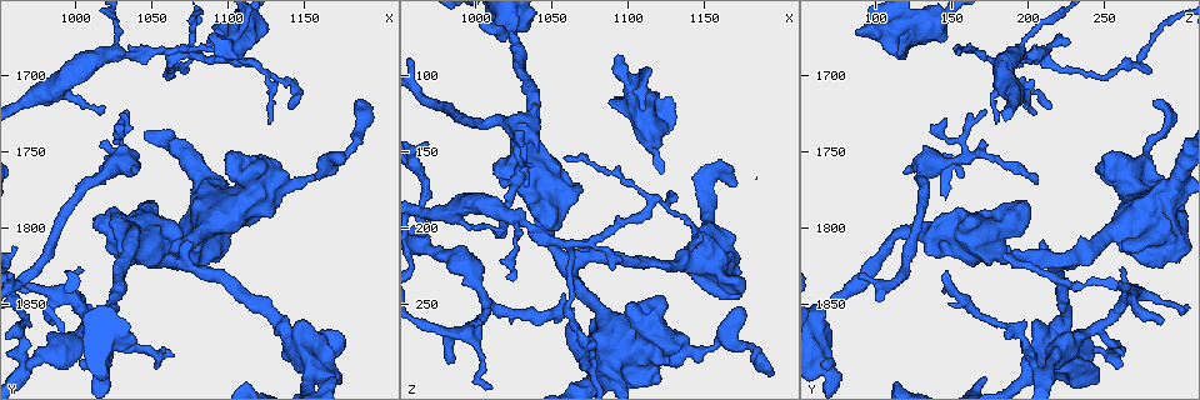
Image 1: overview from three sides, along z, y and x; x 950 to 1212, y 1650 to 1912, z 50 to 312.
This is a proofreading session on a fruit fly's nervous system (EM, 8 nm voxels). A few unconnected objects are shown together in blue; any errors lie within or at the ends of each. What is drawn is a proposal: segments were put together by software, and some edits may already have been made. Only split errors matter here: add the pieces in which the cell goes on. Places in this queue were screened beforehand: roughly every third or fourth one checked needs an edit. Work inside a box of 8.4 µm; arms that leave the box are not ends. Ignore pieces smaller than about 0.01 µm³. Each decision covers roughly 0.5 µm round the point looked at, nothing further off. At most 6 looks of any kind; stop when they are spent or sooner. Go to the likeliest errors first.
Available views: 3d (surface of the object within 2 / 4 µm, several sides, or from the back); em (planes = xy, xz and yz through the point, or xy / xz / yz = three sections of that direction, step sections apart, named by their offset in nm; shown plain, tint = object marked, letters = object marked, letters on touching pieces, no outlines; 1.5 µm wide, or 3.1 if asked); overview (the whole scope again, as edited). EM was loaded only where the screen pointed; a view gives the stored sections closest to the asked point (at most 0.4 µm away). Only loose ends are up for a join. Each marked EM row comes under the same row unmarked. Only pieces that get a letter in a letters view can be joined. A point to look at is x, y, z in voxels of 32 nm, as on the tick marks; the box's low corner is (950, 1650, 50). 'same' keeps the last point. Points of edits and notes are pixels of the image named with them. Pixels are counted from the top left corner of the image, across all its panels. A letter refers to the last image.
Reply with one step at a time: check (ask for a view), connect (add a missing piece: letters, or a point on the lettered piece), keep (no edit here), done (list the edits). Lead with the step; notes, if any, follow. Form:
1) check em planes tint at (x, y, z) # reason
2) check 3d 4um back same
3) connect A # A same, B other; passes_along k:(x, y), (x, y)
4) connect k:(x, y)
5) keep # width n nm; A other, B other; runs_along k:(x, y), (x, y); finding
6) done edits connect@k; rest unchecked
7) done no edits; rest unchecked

check 3d 2um back at (1188, 1718, 280) # thin end

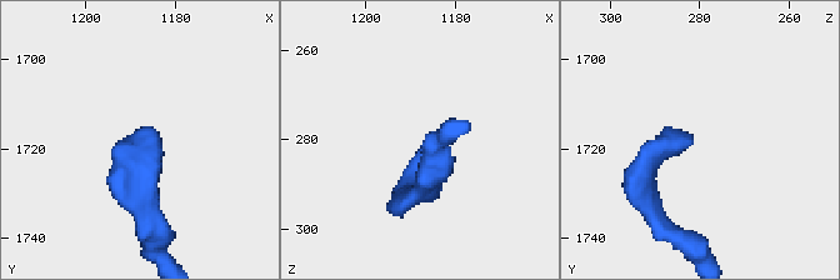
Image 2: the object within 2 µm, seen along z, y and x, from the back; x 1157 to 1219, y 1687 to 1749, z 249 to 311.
check em yz step 8 letters at (1186, 1717, 282)

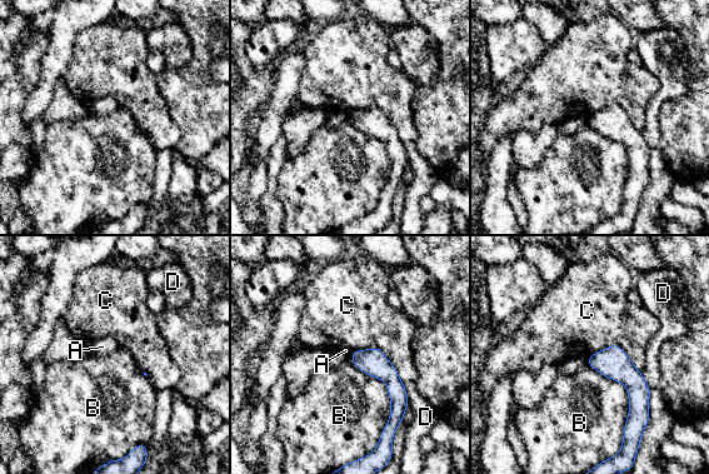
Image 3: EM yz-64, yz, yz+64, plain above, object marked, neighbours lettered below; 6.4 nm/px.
keep # A other, B other, C other, D other; border 3:(353, 350), (379, 348), (404, 384); no lettered piece goes on from it

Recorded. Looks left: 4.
check 3d 2um at (1096, 1674, 218) # an open end

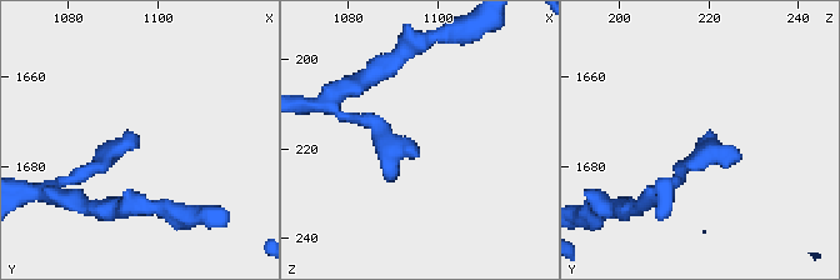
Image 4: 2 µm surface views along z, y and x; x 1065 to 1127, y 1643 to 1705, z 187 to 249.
check em planes letters at (1097, 1675, 220)

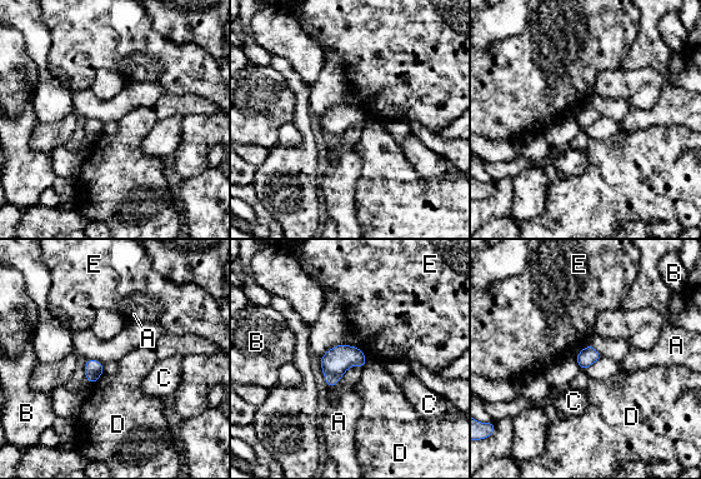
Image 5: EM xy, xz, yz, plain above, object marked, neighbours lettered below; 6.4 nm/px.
keep # longest_contact E 110 nm; A other, B other, C other, D other, E other; border 5:(357, 347), (367, 359); none of them fits

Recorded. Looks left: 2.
check em planes tint at (1032, 1728, 144) # tapers out

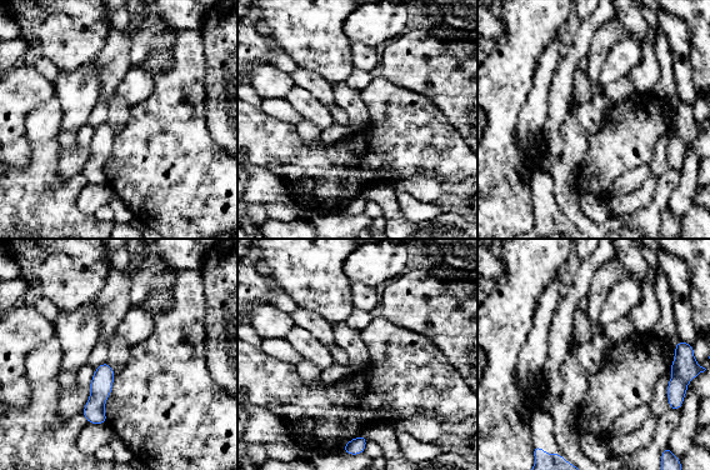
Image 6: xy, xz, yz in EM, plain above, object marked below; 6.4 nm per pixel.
check em planes letters same # see the neighbours

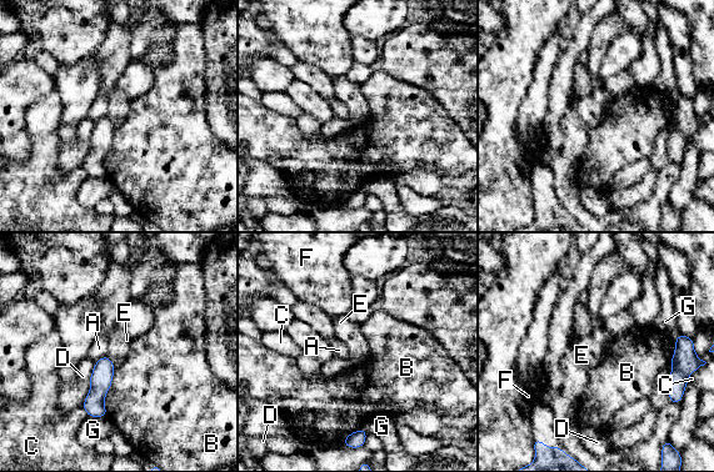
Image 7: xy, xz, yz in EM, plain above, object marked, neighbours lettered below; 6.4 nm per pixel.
keep # longest_contact B 300 nm; A other, B other, C other, D other, E other, F other, G other; border 7:(108, 355), (115, 367); none of them fits

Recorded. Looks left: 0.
done no edits; rest unchecked

